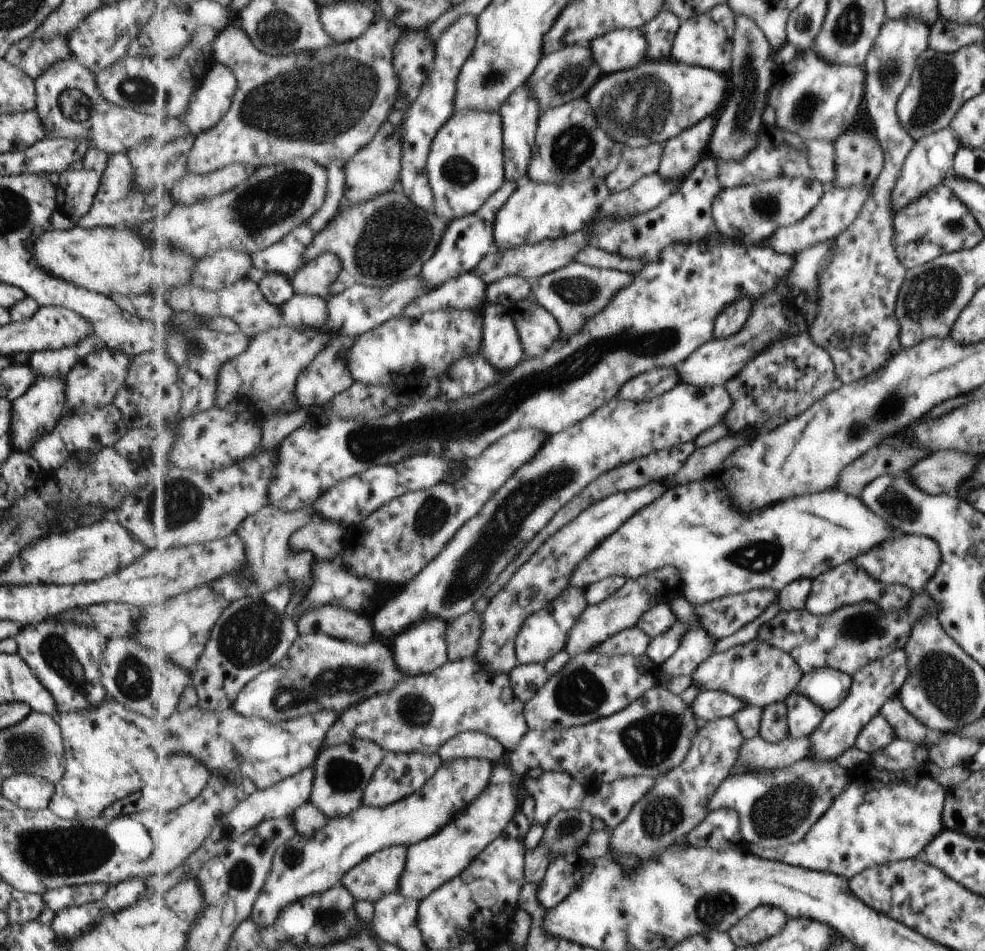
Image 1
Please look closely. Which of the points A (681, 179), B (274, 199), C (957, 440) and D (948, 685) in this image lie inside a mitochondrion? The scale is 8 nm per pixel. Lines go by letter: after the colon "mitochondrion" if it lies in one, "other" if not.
A: other
B: mitochondrion
C: other
D: mitochondrion

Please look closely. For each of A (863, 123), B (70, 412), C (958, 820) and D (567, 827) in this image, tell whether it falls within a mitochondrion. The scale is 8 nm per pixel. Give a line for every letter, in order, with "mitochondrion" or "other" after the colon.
A: other
B: other
C: other
D: mitochondrion

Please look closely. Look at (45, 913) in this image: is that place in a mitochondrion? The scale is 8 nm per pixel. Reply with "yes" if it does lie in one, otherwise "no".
no

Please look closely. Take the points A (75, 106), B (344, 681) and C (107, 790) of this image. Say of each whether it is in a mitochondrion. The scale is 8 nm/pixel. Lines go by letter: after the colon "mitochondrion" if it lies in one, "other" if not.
A: mitochondrion
B: mitochondrion
C: other

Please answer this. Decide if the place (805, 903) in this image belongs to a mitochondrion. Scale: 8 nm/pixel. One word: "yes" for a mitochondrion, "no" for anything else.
no

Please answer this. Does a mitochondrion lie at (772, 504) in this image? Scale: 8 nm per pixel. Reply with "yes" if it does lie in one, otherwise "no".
no

